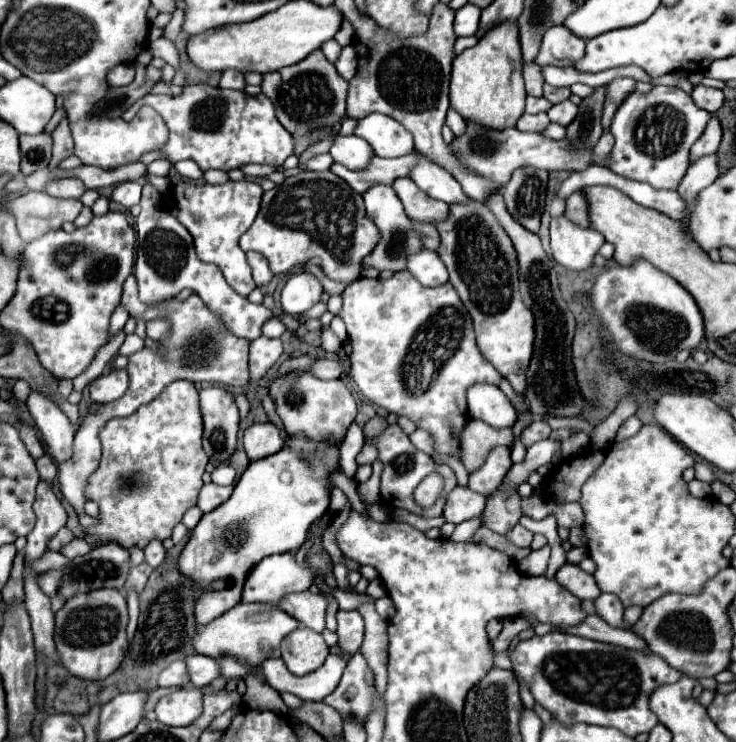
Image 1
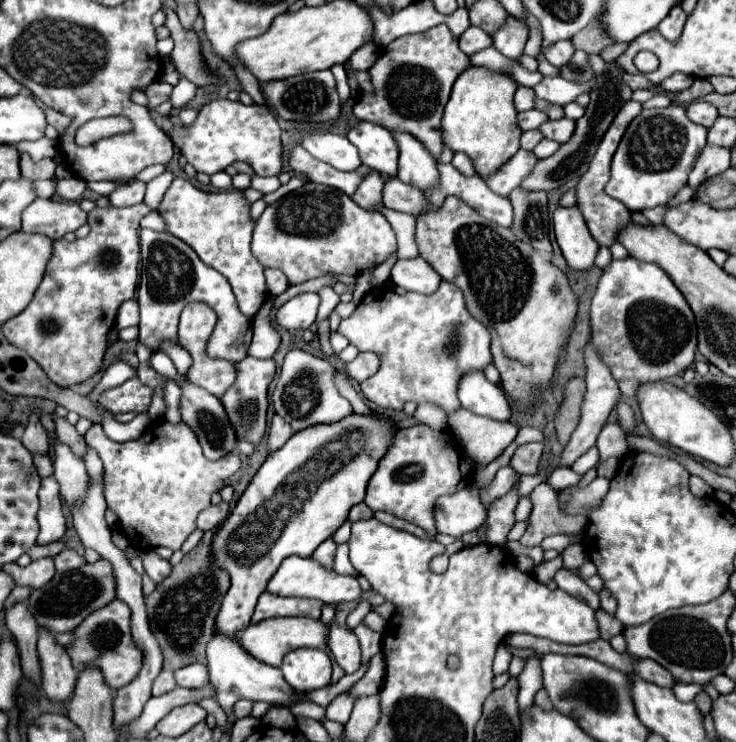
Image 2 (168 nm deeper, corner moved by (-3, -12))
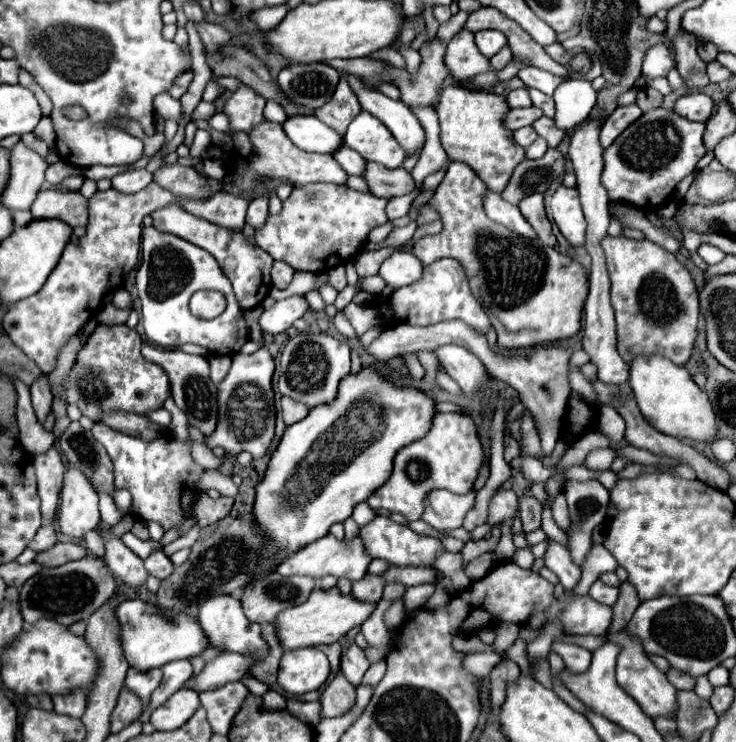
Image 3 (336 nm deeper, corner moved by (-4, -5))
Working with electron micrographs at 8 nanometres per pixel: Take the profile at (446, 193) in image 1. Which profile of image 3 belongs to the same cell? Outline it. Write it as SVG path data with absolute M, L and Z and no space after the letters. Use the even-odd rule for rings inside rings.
M348 75L348 83L356 93L362 109L378 117L390 129L390 133L396 137L400 147L406 151L406 157L416 155L424 147L424 141L426 141L424 129L418 117L402 101L394 101L374 91L360 77Z

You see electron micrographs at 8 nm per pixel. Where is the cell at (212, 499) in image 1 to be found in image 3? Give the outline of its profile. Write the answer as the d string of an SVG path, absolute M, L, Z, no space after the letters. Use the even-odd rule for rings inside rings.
M198 497L196 503L194 503L198 525L206 527L206 525L212 525L212 523L220 521L224 515L230 513L232 505L234 505L234 499L226 499L226 497L220 497L220 499Z

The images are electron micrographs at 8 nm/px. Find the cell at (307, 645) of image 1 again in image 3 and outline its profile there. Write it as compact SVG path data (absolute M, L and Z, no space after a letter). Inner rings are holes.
M304 647L286 651L282 655L278 669L278 685L292 695L304 695L308 691L320 689L328 675L328 657L316 647Z

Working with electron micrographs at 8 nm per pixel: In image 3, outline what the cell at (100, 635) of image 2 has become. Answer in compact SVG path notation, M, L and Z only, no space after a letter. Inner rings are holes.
M140 599L120 601L116 605L114 613L116 613L116 621L120 625L122 651L132 669L148 671L154 667L162 667L168 661L200 655L206 649L206 635L204 635L202 627L196 621L192 621L190 617L178 615L178 623L176 623L176 621L172 621L172 617L166 611L160 611L158 607L144 603Z

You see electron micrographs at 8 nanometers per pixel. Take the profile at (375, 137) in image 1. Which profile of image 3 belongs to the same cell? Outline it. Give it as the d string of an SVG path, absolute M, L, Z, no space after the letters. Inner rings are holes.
M362 111L348 125L344 143L354 151L358 151L366 161L382 163L388 169L400 167L406 159L402 147L386 129L386 125L366 111Z

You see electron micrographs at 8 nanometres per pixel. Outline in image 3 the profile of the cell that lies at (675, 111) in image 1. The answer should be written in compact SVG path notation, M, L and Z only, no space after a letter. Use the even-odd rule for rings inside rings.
M656 107L642 113L624 133L604 151L602 185L612 201L624 201L650 211L662 205L676 189L676 183L690 175L706 149L702 143L706 123L692 123L674 109Z

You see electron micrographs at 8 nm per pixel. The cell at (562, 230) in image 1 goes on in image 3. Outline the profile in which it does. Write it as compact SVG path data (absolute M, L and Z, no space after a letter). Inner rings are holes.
M560 185L552 197L552 217L558 225L560 233L568 239L570 245L584 245L586 237L586 221L580 207L578 191Z

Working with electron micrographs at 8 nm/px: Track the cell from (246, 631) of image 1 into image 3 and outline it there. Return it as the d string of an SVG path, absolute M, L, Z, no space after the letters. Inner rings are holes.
M336 587L330 591L314 589L310 593L308 601L304 601L304 605L284 609L284 613L280 613L280 617L276 617L276 621L272 621L272 625L276 627L278 641L282 643L284 649L316 647L316 645L324 645L324 643L336 643L352 627L362 625L370 617L372 611L374 611L372 605L360 603L352 595L340 595Z

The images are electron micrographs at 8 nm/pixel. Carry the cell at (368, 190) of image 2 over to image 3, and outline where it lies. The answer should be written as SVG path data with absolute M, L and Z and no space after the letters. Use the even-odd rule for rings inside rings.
M340 147L336 153L334 153L334 159L342 165L342 169L348 173L348 175L358 175L358 177L364 177L364 165L366 165L366 159L362 159L354 149L350 147Z

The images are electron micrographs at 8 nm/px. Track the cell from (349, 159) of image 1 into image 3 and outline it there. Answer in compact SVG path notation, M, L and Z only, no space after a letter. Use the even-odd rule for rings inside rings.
M294 115L284 121L286 135L304 151L312 153L328 153L332 155L344 139L328 125L318 121L314 115Z

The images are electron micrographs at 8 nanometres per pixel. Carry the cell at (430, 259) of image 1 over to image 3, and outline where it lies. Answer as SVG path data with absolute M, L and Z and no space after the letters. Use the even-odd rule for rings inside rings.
M394 251L388 259L384 259L378 271L378 275L394 289L400 289L404 285L418 281L422 273L424 273L422 261L410 251Z

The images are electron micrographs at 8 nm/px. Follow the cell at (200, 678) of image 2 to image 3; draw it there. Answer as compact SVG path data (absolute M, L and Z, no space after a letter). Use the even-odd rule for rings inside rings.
M186 659L170 661L170 663L166 663L166 665L162 667L162 673L164 673L162 683L160 683L160 687L152 693L150 703L148 703L148 709L146 709L146 711L142 713L142 717L140 717L140 723L142 723L142 725L150 721L150 715L152 715L154 709L158 709L172 693L176 693L176 691L192 677L192 665L190 665L190 661L186 661Z

